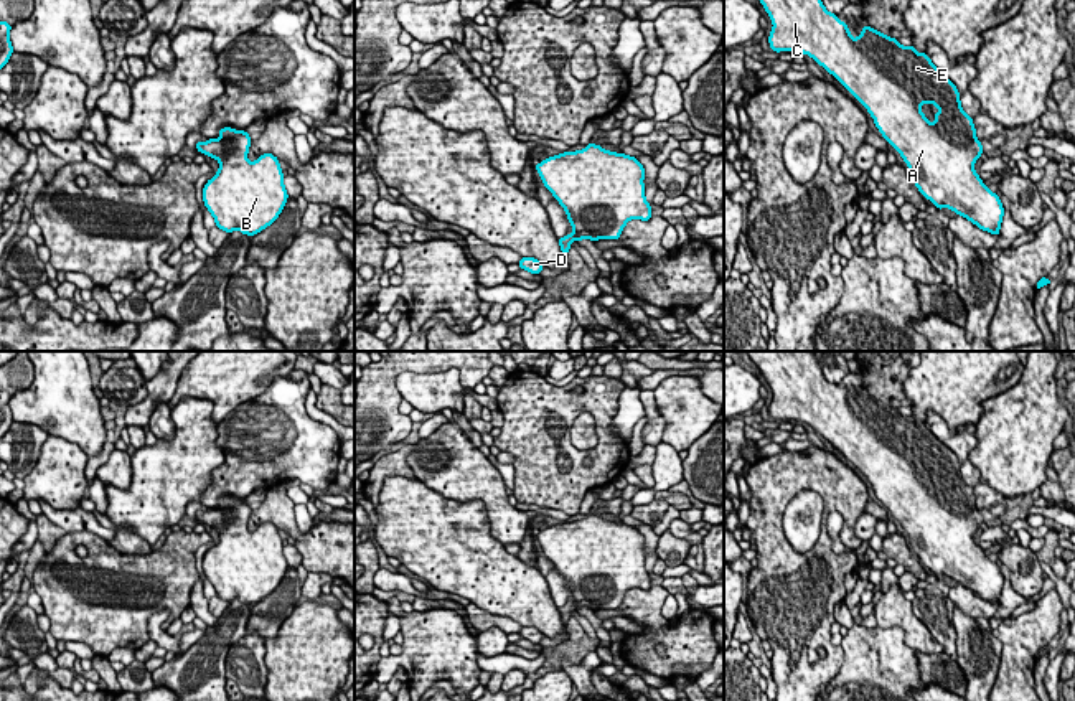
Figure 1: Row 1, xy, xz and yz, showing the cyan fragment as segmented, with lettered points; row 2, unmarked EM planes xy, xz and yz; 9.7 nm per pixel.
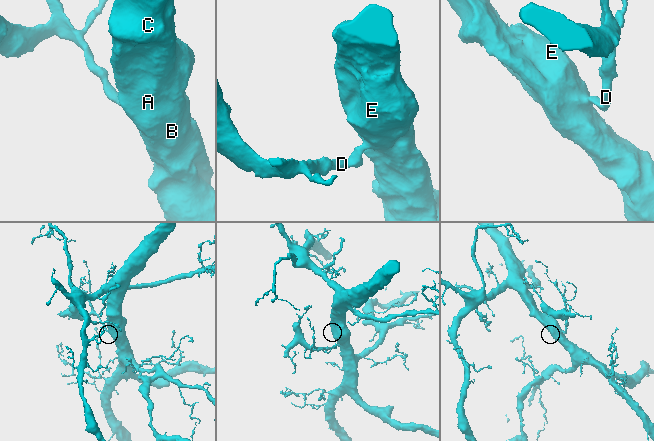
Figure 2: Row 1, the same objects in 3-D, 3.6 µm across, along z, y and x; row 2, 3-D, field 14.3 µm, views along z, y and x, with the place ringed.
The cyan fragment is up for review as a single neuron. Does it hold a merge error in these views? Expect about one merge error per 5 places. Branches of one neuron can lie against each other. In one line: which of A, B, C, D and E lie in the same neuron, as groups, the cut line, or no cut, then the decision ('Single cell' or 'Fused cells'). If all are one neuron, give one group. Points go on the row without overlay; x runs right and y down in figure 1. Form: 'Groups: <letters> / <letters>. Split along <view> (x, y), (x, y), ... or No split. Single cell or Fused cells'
Groups: A B C D E. No split. Single cell

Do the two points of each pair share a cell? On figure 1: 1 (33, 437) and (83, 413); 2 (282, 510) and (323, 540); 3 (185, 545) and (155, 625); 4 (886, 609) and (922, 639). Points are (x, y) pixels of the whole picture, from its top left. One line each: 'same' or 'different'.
1: different
2: same
3: different
4: same

